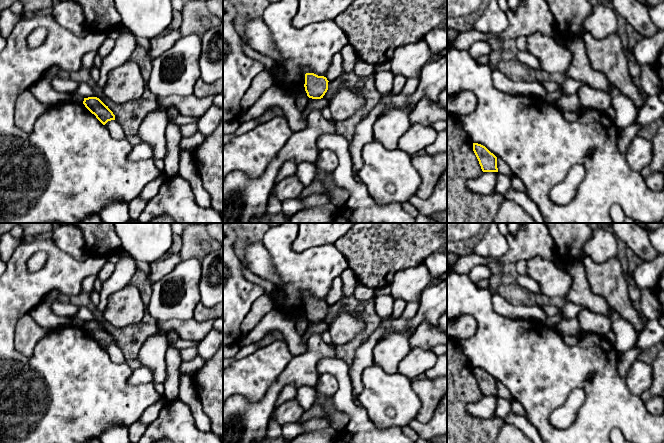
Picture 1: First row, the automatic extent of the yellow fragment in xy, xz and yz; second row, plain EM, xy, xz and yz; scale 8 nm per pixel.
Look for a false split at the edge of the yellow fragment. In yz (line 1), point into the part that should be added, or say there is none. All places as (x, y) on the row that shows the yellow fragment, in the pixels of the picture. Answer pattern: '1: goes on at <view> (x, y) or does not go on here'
1: does not go on here

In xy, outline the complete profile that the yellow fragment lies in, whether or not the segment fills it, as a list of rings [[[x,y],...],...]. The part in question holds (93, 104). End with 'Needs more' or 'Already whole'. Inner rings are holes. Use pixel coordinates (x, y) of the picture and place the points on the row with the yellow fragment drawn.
[[[84,98],[83,104],[103,125],[108,121],[115,120],[113,112],[99,98]]]. Already whole

